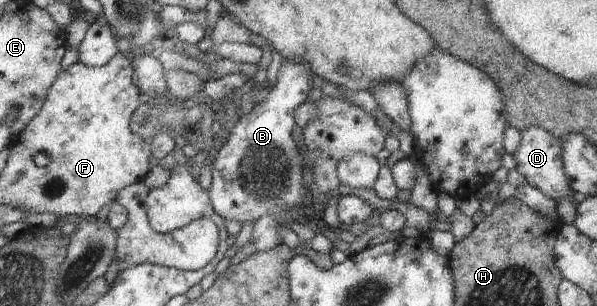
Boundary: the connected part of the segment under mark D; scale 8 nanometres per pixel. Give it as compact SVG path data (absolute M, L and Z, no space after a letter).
M541 127L522 130L520 134L520 145L512 155L516 161L516 171L524 177L526 183L540 190L547 198L562 199L562 197L578 198L577 195L570 189L568 180L564 175L562 167L561 145L559 141L544 131Z

